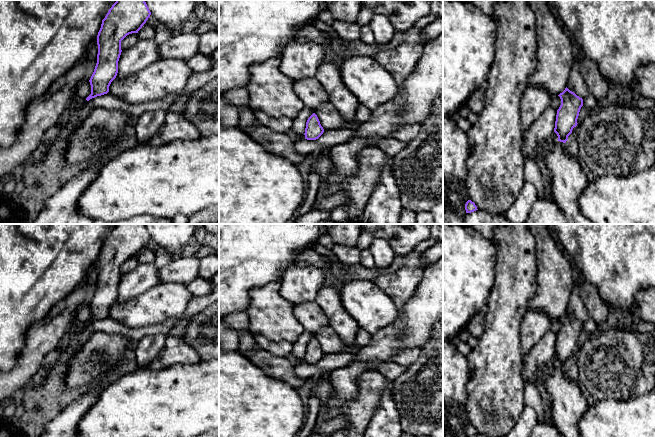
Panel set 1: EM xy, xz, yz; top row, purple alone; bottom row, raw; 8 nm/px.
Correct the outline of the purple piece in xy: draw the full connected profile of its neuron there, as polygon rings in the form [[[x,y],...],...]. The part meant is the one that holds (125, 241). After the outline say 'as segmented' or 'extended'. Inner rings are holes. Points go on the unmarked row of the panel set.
[[[116,224],[109,233],[102,244],[101,252],[97,259],[97,287],[89,304],[91,318],[86,322],[87,325],[109,316],[109,310],[118,297],[118,285],[122,276],[121,265],[129,258],[138,257],[150,239],[151,236],[145,224]]] | as segmented

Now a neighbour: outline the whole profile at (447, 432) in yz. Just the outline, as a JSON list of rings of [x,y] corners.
[[[448,420],[445,422],[445,430],[443,432],[443,437],[466,437],[465,431],[461,431],[458,435],[454,436],[451,432],[451,426]]]

